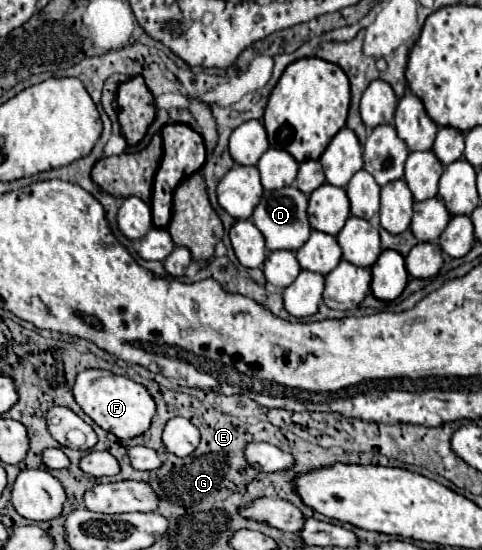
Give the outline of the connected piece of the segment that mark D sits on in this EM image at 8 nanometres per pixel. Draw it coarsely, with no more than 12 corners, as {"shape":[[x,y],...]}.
{"shape":[[296,186],[264,192],[254,208],[268,250],[308,240],[308,196]]}

